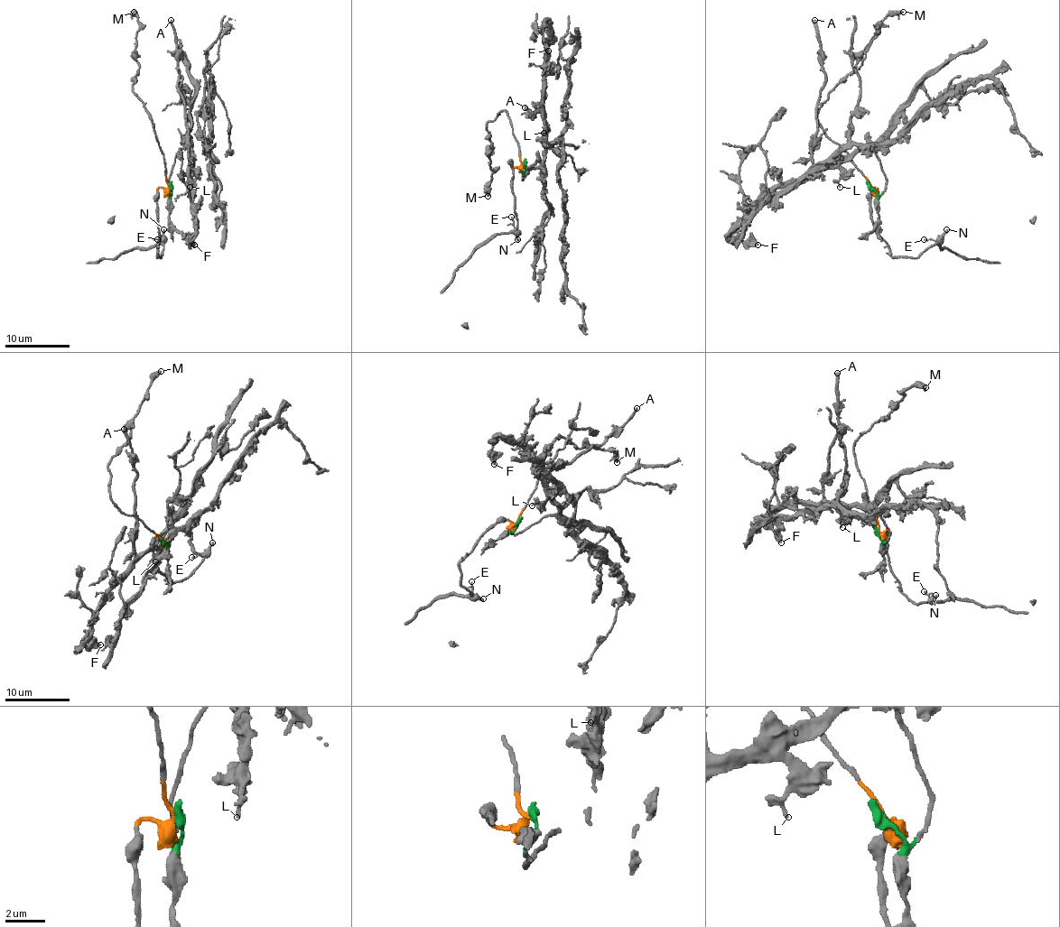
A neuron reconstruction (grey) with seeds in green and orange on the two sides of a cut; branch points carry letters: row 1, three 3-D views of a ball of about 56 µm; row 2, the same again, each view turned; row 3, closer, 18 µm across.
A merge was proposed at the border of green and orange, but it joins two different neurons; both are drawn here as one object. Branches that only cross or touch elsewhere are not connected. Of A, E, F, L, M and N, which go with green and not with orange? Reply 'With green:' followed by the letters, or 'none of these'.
With green: A, F, L

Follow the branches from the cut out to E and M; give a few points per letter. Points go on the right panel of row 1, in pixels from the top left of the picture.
E: (871, 187), (874, 187), (871, 219), (876, 234), (894, 256), (918, 258), (935, 242), (925, 238)
M: (871, 187), (826, 134), (818, 111), (831, 90), (855, 69), (876, 27), (887, 16), (903, 11)

